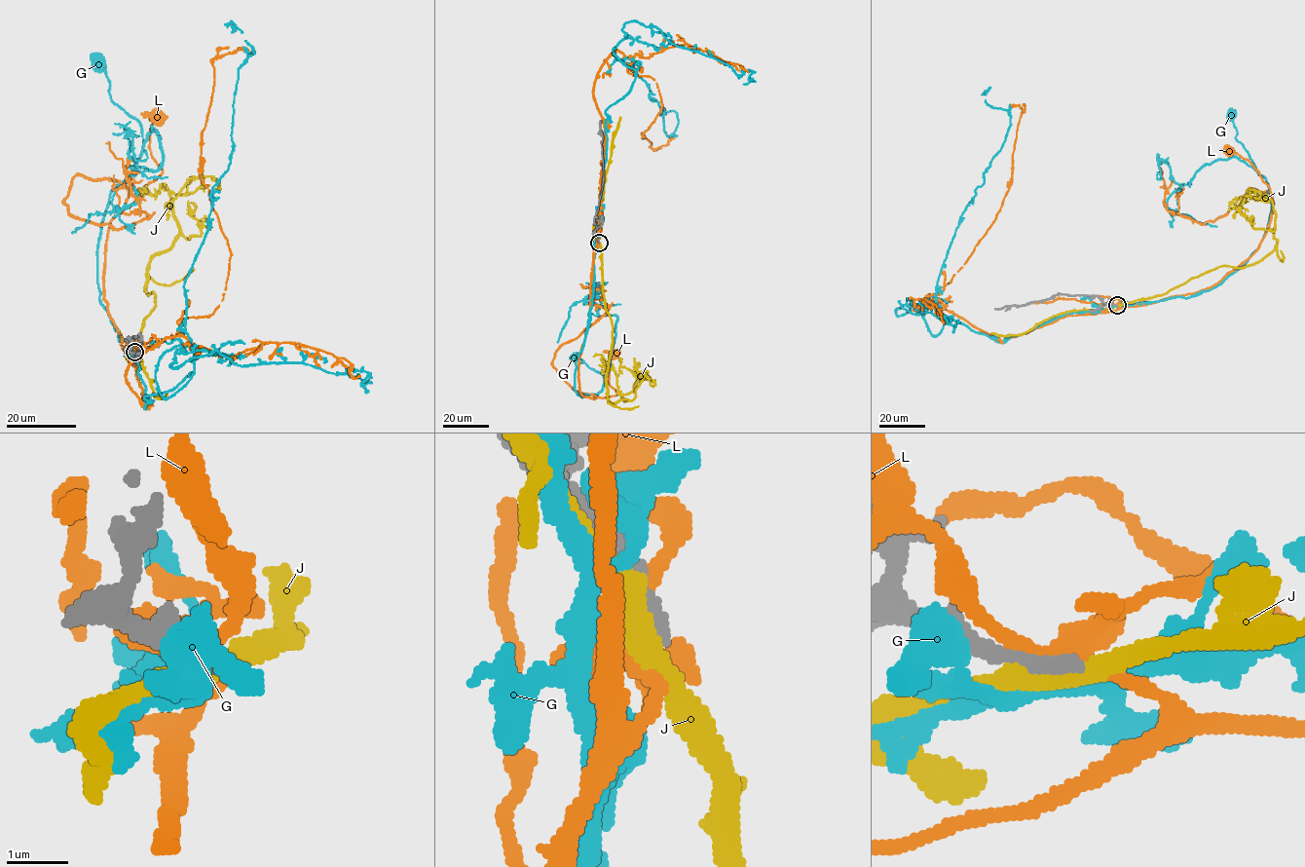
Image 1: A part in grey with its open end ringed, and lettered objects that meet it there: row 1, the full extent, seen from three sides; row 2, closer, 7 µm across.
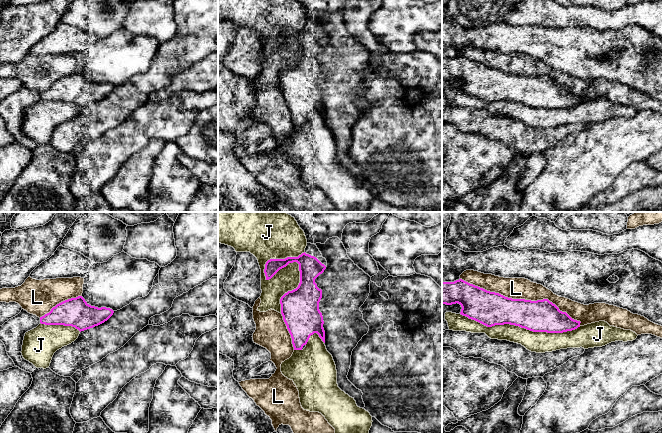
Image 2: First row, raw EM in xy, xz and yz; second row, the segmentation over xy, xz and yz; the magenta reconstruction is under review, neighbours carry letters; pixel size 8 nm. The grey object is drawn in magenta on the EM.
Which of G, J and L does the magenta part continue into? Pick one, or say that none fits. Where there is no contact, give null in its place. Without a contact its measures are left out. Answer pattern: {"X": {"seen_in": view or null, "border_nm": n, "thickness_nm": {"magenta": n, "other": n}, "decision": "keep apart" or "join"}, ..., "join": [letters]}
{"G": {"seen_in": null, "decision": "keep apart"}, "J": {"seen_in": "xz", "border_nm": 550, "thickness_nm": {"magenta": 180, "other": 280}, "decision": "keep apart"}, "L": {"seen_in": "yz", "border_nm": 1050, "thickness_nm": {"magenta": 260, "other": 180}, "decision": "keep apart"}, "join": []}

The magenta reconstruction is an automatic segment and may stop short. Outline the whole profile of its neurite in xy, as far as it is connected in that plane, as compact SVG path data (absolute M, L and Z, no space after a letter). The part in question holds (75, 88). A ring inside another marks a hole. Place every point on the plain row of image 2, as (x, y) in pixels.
M82 72L65 76L51 85L51 87L40 93L40 99L45 101L72 102L80 108L98 102L107 97L114 87L106 83L95 83L89 81Z

